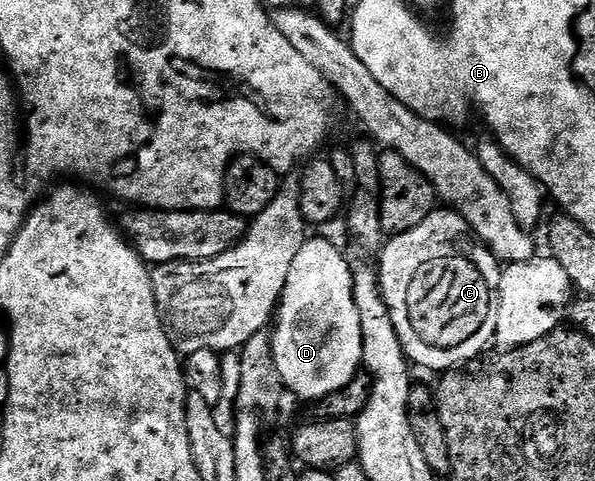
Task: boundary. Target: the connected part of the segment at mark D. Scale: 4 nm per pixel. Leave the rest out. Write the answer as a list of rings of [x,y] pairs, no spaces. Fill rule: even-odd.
[[[306,238],[299,253],[295,253],[291,273],[287,273],[287,285],[281,294],[281,302],[277,304],[271,342],[275,369],[284,390],[301,399],[325,401],[330,395],[344,390],[362,370],[363,335],[353,296],[353,268],[350,260],[345,260],[344,253],[331,240]]]

